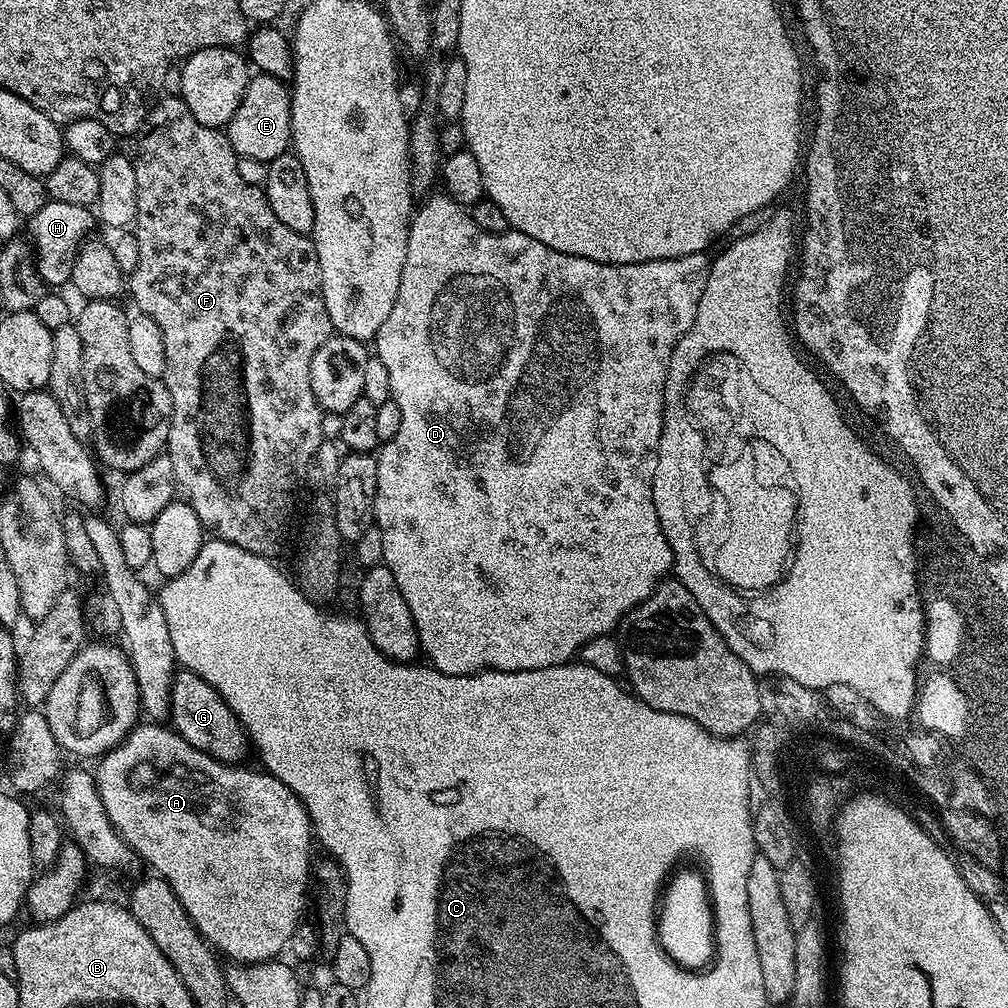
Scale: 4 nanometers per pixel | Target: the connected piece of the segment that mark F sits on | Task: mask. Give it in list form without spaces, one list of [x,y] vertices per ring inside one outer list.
[[[164,96],[153,103],[136,142],[134,163],[138,206],[134,234],[138,238],[138,266],[127,277],[126,288],[129,293],[132,291],[135,311],[154,318],[162,329],[162,343],[166,346],[166,370],[162,379],[170,390],[172,403],[166,455],[170,462],[174,462],[174,478],[179,491],[215,539],[230,542],[240,550],[272,558],[284,540],[284,531],[292,516],[292,495],[300,484],[300,475],[307,470],[308,464],[310,468],[315,461],[322,448],[320,439],[324,436],[325,417],[314,398],[314,390],[310,390],[310,362],[314,362],[318,346],[334,335],[334,329],[322,298],[322,270],[318,266],[316,247],[312,244],[311,235],[295,232],[290,230],[290,226],[282,226],[282,222],[278,222],[274,210],[270,210],[270,202],[264,197],[263,187],[256,185],[255,188],[240,173],[241,161],[230,146],[227,135],[219,128],[198,122],[179,96]]]

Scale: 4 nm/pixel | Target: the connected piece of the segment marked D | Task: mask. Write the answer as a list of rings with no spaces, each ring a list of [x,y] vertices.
[[[432,194],[423,201],[424,204],[415,209],[412,218],[412,229],[408,231],[406,242],[406,266],[402,266],[402,282],[398,282],[398,298],[394,298],[394,310],[390,310],[390,318],[382,322],[378,334],[374,337],[374,355],[382,358],[390,373],[391,400],[402,410],[402,426],[398,426],[398,434],[394,438],[383,441],[376,456],[378,466],[378,490],[374,502],[374,524],[382,534],[383,567],[394,574],[394,582],[398,582],[398,590],[402,590],[402,598],[406,598],[406,606],[410,606],[410,614],[414,618],[414,626],[418,630],[420,651],[431,667],[437,668],[442,674],[455,676],[473,676],[475,672],[521,672],[522,670],[542,670],[550,666],[567,664],[579,653],[580,647],[590,638],[609,635],[619,625],[620,619],[634,606],[649,596],[661,580],[673,571],[672,551],[670,542],[666,542],[664,528],[658,522],[658,510],[654,510],[652,501],[652,483],[654,470],[658,466],[658,446],[664,433],[664,387],[668,377],[670,358],[674,354],[676,344],[694,326],[694,314],[698,314],[698,302],[702,302],[702,290],[706,290],[706,278],[710,260],[703,252],[686,254],[682,258],[666,258],[641,264],[603,264],[588,258],[575,257],[574,254],[559,253],[558,250],[544,246],[542,242],[527,237],[518,231],[507,230],[502,233],[487,233],[475,225],[471,211],[447,194]]]

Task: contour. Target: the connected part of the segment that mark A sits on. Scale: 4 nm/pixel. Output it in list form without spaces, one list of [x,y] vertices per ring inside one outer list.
[[[140,722],[129,732],[123,742],[116,748],[99,757],[94,775],[97,793],[101,796],[102,805],[110,822],[116,828],[116,832],[135,852],[135,855],[149,864],[151,871],[162,877],[174,890],[178,902],[186,910],[186,914],[192,920],[192,924],[200,931],[201,936],[212,945],[213,949],[221,957],[235,962],[237,965],[260,964],[267,960],[275,960],[283,953],[290,934],[301,923],[300,911],[306,908],[306,893],[310,888],[310,861],[312,856],[312,844],[314,848],[314,833],[312,823],[308,817],[308,811],[304,809],[304,803],[297,798],[278,778],[274,778],[269,772],[235,764],[224,764],[208,756],[202,750],[190,746],[182,737],[160,722]]]

